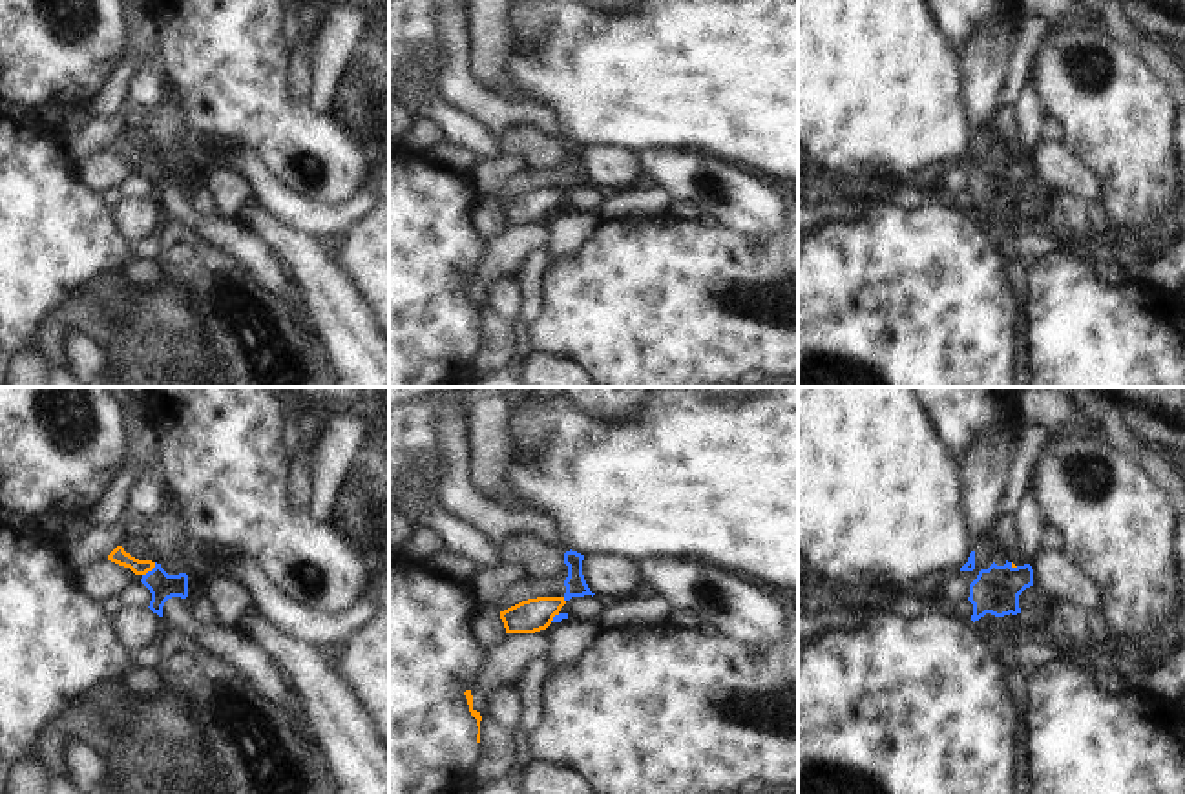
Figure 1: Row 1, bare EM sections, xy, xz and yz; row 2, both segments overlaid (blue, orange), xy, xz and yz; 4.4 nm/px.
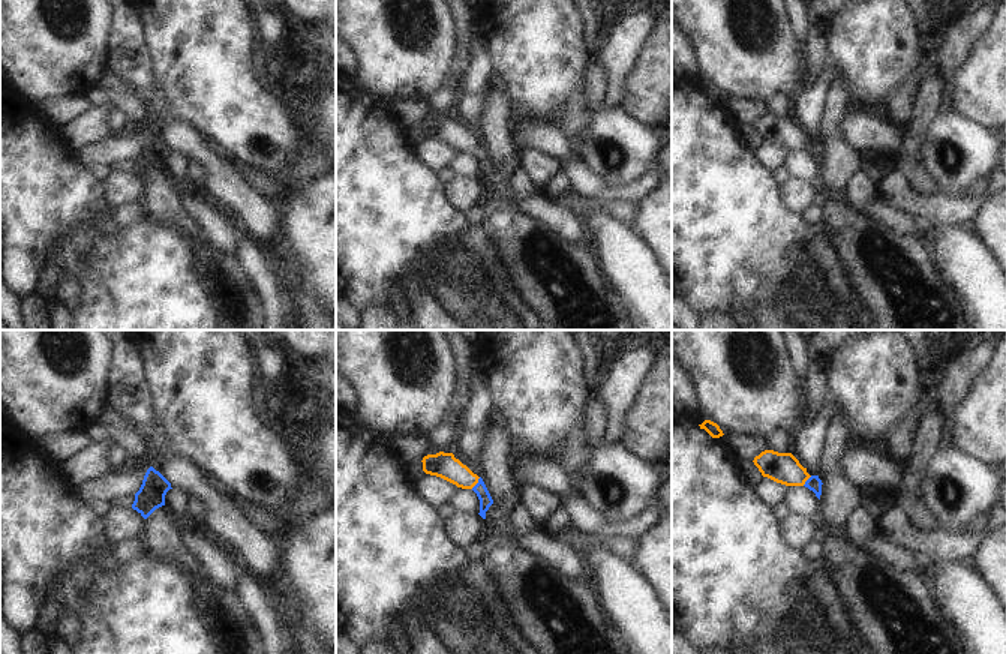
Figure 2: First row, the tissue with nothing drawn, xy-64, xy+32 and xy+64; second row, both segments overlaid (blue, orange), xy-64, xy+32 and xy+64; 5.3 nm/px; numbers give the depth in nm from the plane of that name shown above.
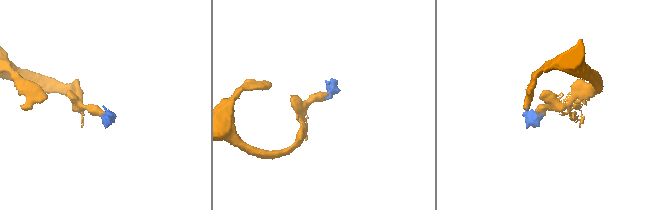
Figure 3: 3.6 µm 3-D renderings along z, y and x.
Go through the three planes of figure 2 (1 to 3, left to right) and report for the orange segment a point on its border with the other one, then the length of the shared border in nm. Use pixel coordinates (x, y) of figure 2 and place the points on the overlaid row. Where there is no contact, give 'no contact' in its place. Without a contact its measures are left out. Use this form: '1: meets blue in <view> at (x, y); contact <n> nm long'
1: no contact
2: meets blue in xy+32 at (477, 483); contact 80 nm long
3: meets blue in xy+64 at (807, 480); contact 80 nm long

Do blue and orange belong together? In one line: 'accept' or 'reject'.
accept

